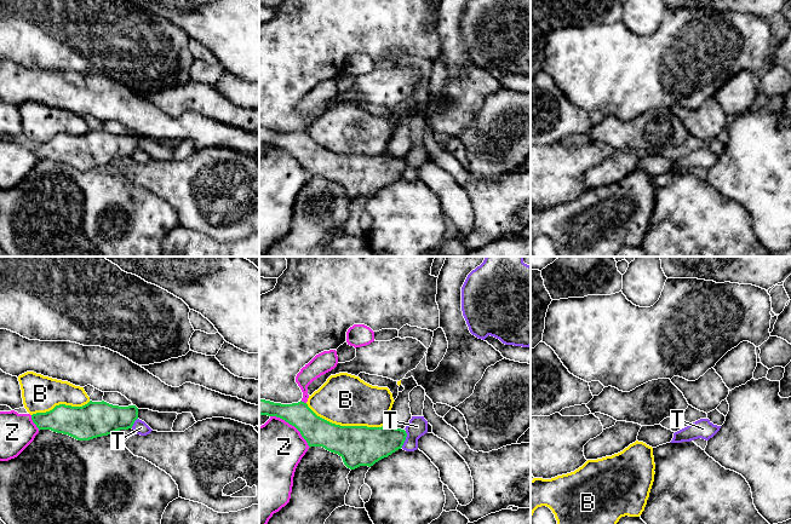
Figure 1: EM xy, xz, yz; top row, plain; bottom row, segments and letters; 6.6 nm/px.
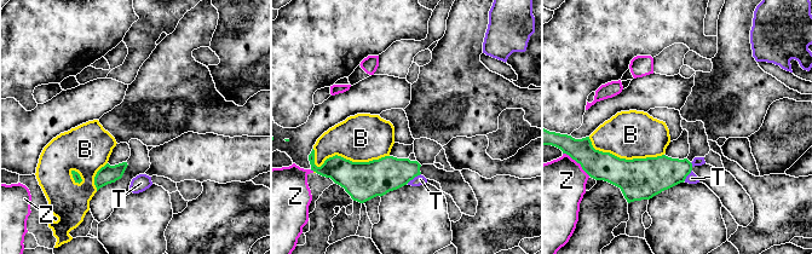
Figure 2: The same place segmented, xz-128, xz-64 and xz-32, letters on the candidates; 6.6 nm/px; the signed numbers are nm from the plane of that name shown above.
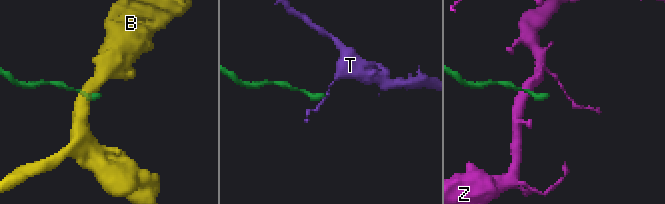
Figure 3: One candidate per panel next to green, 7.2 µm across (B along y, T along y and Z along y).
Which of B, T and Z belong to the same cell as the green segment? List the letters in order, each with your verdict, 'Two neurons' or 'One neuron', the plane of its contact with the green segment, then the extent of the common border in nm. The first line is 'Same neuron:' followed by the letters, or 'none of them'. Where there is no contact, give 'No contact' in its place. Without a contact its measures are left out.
Same neuron: none of them
B: Two neurons. Touches green in xz. Shared border 550 nm
T: Two neurons. Touches green in xz. Shared border 120 nm
Z: Two neurons. Touches green in xz. Shared border 340 nm

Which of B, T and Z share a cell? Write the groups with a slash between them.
B / T / Z

